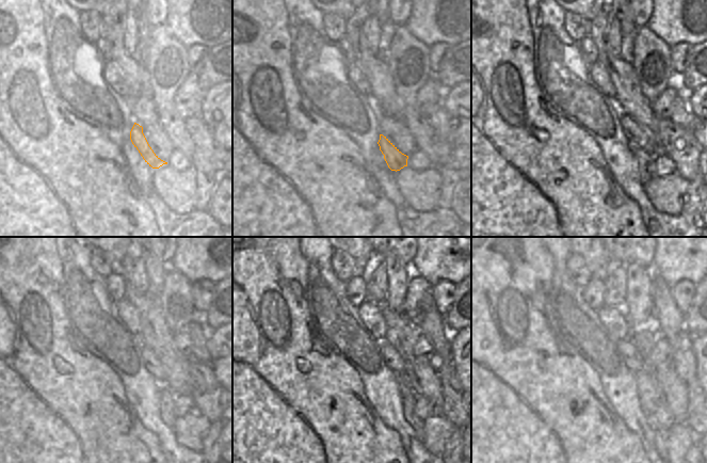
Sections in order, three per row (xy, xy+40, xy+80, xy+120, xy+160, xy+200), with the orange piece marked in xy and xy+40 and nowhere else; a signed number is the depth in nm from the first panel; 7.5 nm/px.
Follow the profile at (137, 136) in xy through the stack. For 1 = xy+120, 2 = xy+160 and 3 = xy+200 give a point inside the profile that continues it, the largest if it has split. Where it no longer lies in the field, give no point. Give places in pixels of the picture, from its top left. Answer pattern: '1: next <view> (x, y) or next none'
1: next xy+120 (166, 397)
2: next xy+160 (416, 422)
3: next xy+200 (660, 435)

